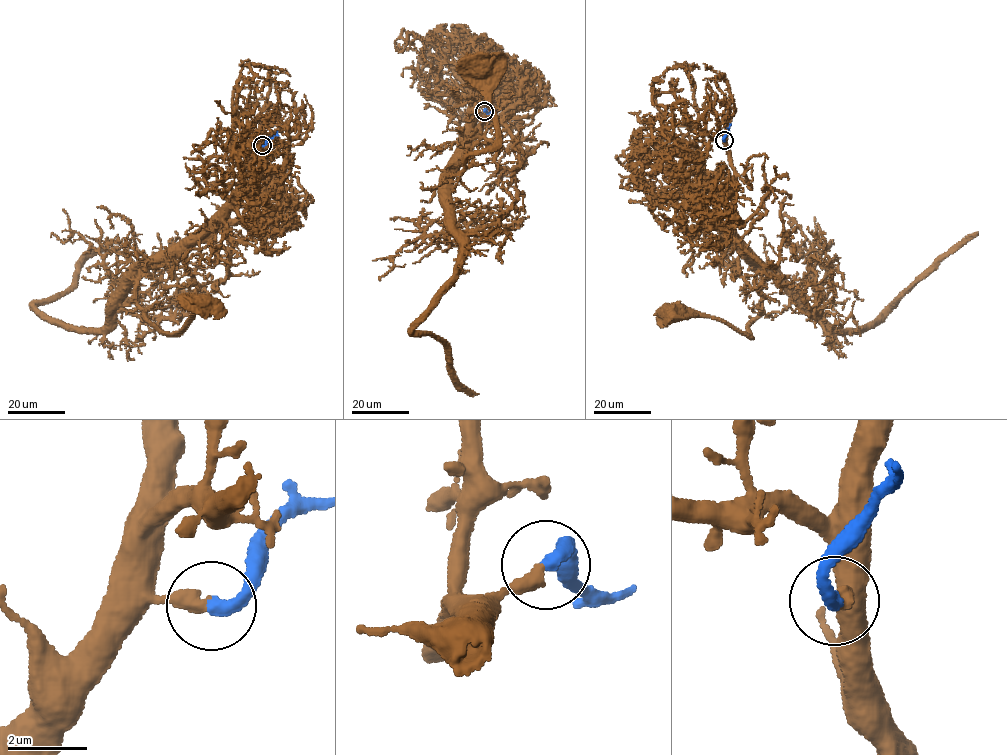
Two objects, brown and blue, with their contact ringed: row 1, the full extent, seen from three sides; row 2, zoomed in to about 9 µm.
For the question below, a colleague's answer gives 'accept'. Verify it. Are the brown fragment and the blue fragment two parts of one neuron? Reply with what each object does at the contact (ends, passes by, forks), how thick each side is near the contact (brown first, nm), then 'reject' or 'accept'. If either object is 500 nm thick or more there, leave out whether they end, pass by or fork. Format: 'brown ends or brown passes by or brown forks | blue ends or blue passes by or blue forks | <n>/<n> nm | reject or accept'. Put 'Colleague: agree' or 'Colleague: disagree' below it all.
brown ends | blue ends | 360/360 nm | accept
Colleague: agree

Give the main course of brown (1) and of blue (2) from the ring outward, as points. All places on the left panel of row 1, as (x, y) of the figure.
1: (262, 145), (250, 159), (257, 187), (255, 207), (243, 218), (213, 228), (165, 260), (160, 257)
2: (263, 145), (276, 132)

